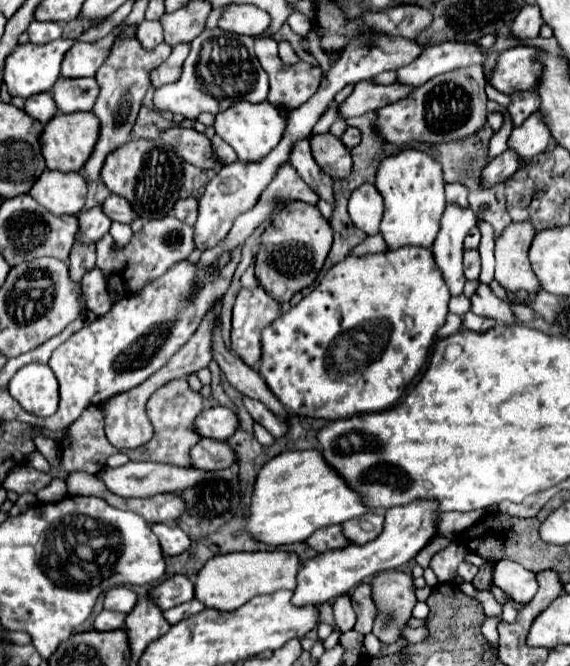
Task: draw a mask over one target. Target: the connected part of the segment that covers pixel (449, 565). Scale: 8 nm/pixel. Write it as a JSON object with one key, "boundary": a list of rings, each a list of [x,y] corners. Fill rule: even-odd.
{"boundary":[[[457,541],[449,543],[445,549],[441,549],[439,553],[435,553],[433,559],[431,559],[431,569],[437,575],[437,579],[441,583],[455,581],[457,567],[465,559],[465,555],[467,555],[465,545],[463,543],[457,543]]]}

